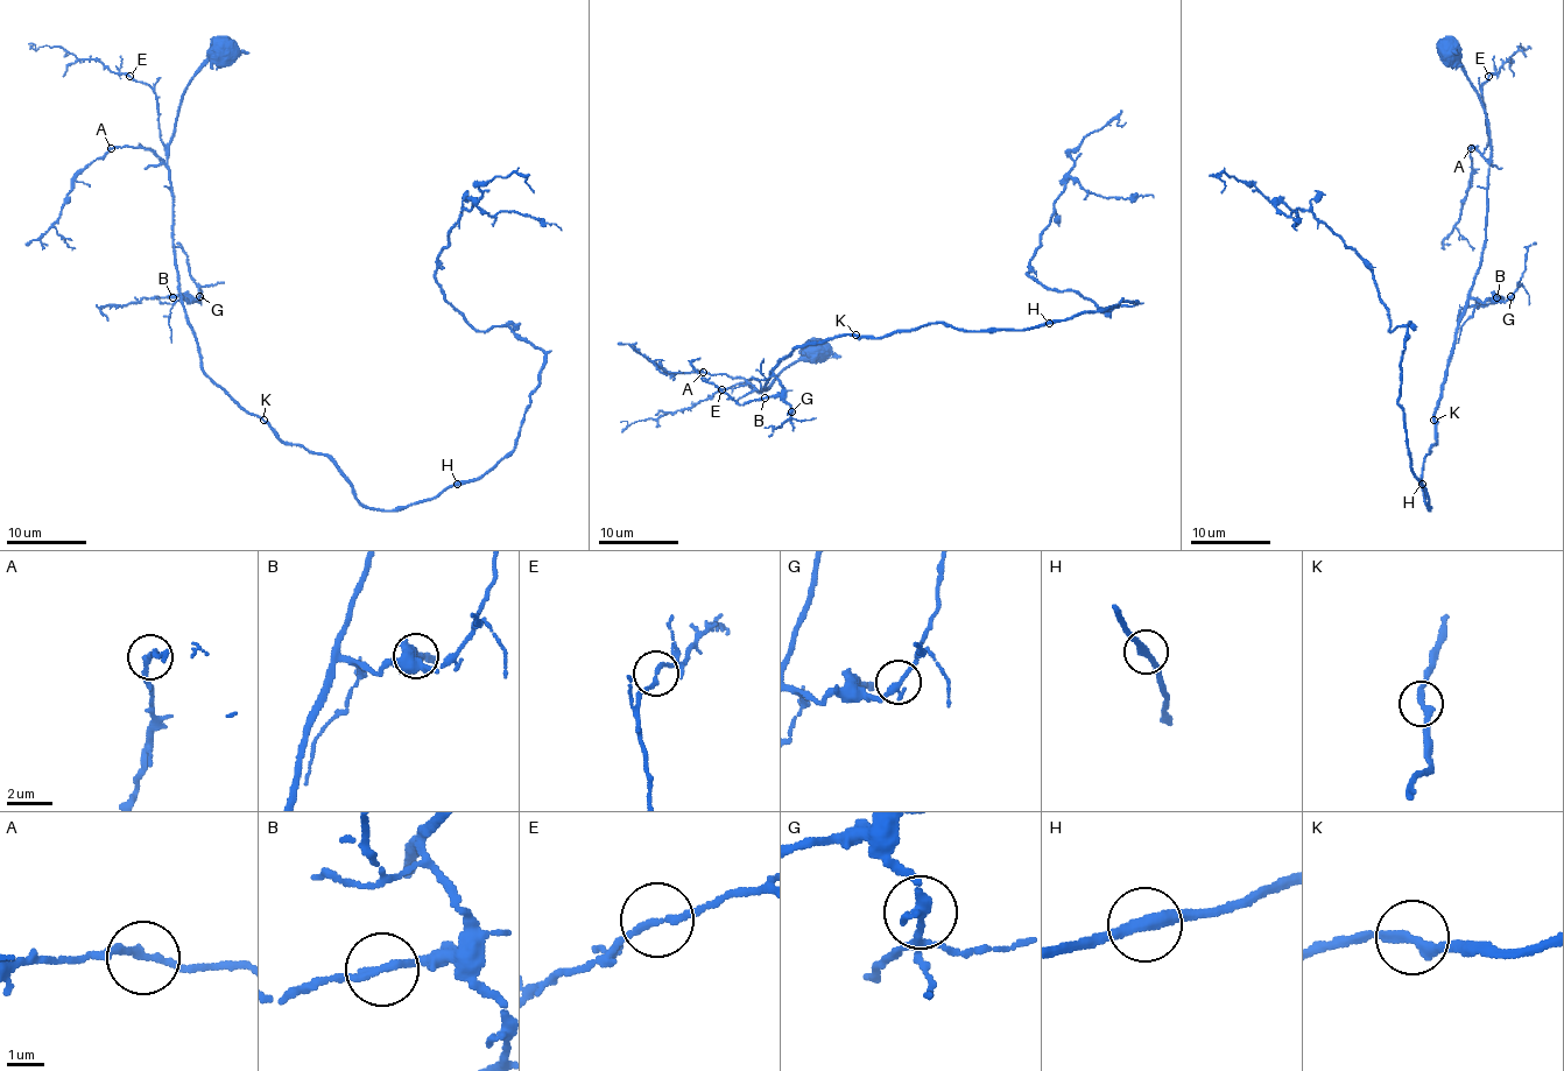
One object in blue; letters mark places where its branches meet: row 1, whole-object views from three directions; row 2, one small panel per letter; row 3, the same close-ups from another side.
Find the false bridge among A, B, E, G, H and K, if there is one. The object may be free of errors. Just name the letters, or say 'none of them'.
none of them

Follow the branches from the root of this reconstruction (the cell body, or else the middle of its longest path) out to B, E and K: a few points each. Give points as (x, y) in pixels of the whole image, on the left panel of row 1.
B: (222, 49), (223, 53), (213, 57), (185, 89), (169, 145), (174, 261), (180, 295), (190, 300), (171, 297)
E: (222, 49), (223, 53), (213, 57), (185, 89), (174, 136), (166, 145), (160, 136), (156, 92), (129, 77)
K: (222, 49), (223, 53), (213, 57), (185, 89), (169, 145), (174, 261), (180, 300), (203, 371), (263, 421)

